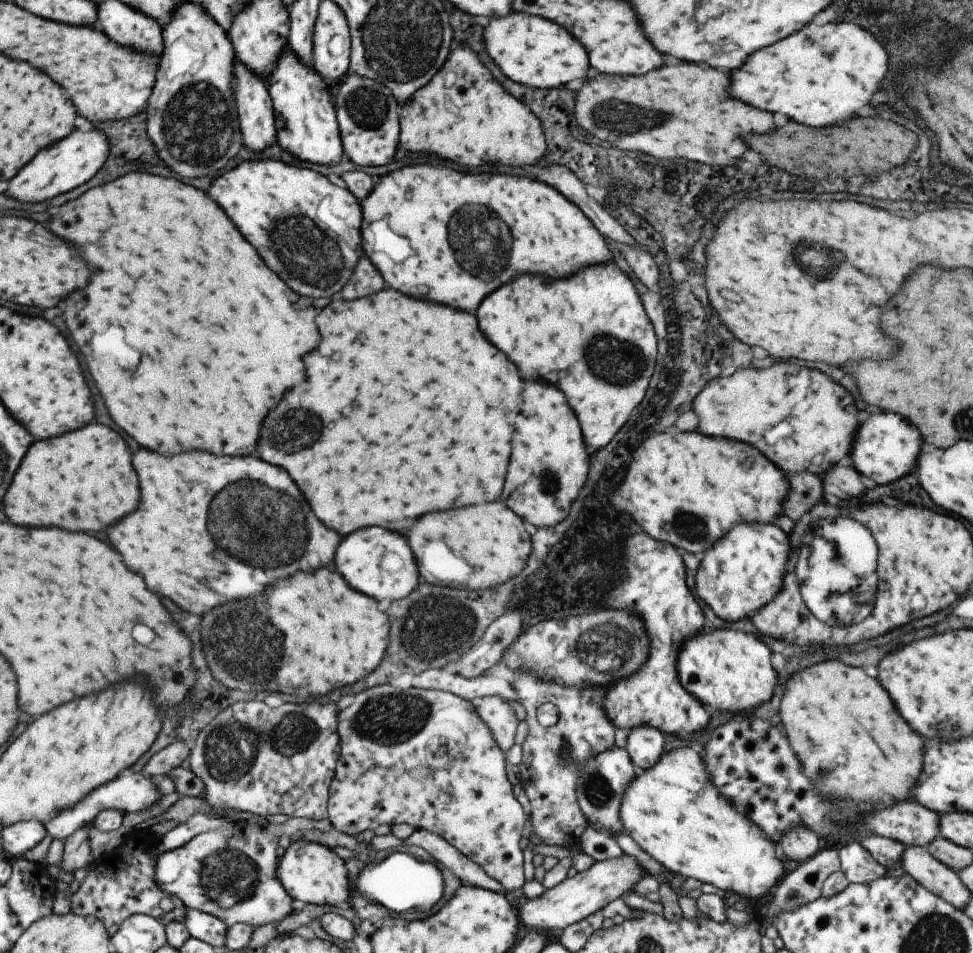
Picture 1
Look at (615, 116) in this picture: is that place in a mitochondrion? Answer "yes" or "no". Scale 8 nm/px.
yes

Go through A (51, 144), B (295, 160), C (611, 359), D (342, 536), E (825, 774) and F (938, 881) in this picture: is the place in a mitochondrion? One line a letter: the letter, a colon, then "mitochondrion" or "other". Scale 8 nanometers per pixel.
A: other
B: other
C: mitochondrion
D: other
E: mitochondrion
F: other

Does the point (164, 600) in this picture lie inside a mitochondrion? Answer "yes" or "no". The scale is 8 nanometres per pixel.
no

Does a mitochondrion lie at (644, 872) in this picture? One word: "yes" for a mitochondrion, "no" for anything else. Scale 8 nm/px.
no

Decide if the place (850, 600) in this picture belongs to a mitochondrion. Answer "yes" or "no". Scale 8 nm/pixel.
yes

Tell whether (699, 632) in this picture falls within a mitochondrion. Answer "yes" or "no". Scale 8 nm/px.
no

